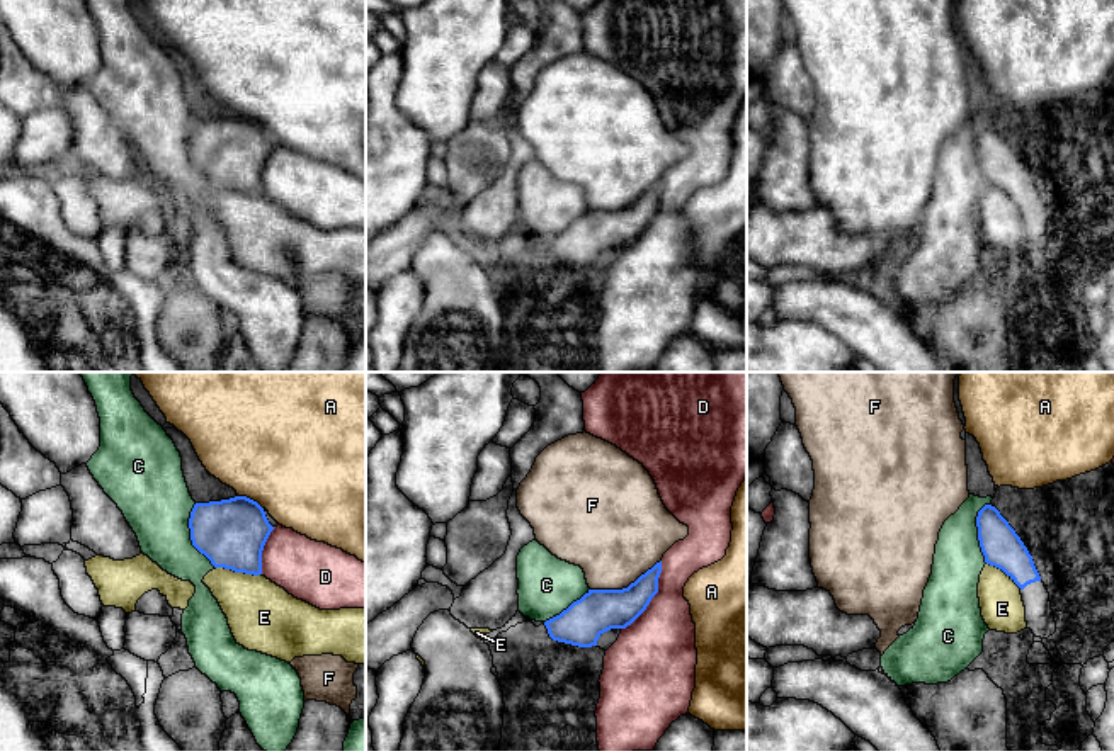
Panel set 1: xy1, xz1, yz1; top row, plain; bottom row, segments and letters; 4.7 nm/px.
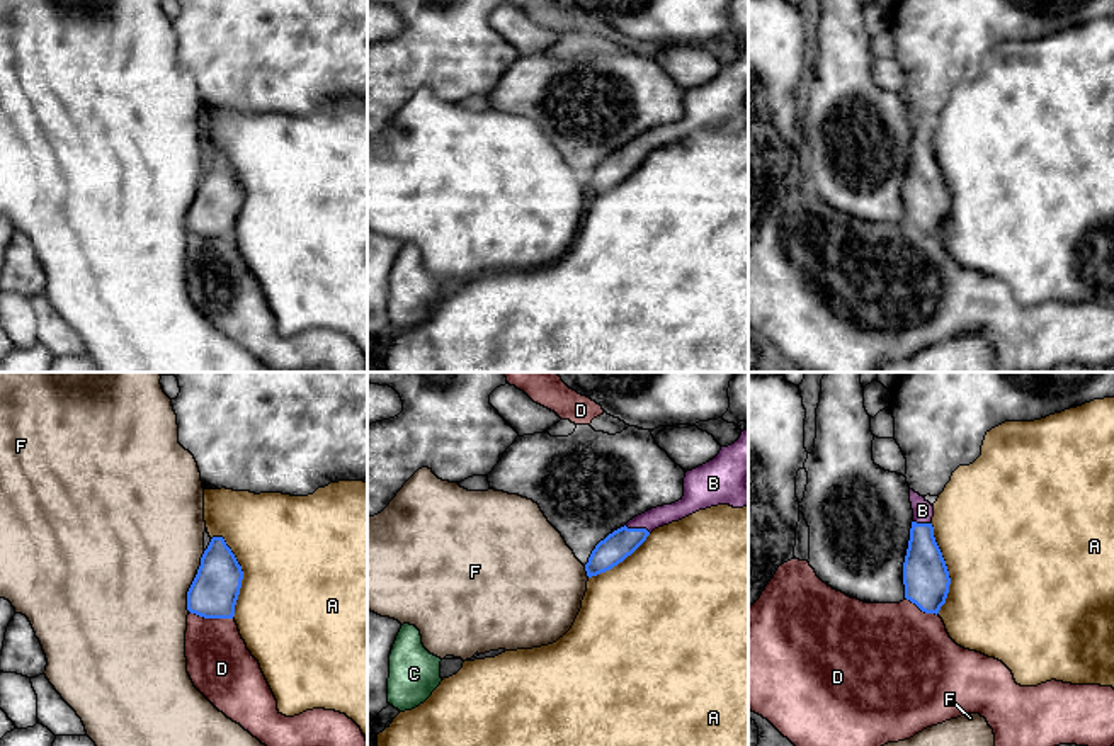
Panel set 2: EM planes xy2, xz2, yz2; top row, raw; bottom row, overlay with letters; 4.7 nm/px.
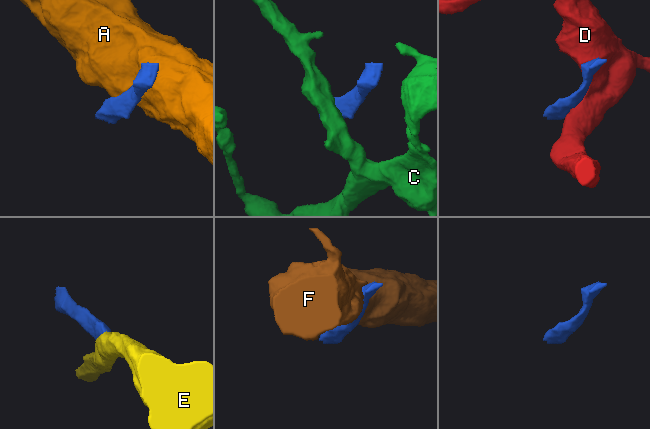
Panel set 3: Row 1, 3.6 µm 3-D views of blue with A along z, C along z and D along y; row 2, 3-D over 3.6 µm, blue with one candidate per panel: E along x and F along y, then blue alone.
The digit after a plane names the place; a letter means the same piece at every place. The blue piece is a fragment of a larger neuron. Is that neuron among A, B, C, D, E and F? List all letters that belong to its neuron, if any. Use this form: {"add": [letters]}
{"add": ["B"]}

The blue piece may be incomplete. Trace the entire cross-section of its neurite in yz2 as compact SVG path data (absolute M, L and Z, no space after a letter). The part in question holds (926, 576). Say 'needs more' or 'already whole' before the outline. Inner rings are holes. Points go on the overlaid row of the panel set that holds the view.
needs more; M910 489L913 522L903 562L905 598L925 613L939 613L949 593L949 571L934 537L934 506Z

